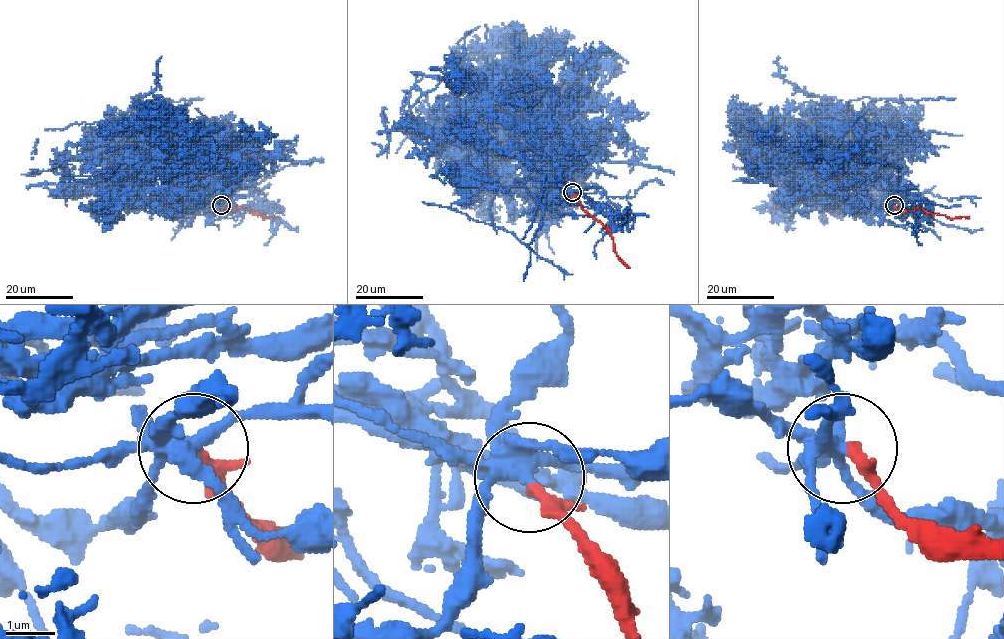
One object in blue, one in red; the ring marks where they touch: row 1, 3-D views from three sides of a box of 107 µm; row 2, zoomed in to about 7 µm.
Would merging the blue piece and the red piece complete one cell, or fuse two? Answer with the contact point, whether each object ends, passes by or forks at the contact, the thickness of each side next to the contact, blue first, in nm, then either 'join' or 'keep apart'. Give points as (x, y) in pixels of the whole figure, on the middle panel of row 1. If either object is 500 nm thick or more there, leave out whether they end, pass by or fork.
at (572, 192); blue forks there; red ends there; 320 nm thick on the blue side, 260 nm on the other; keep apart

